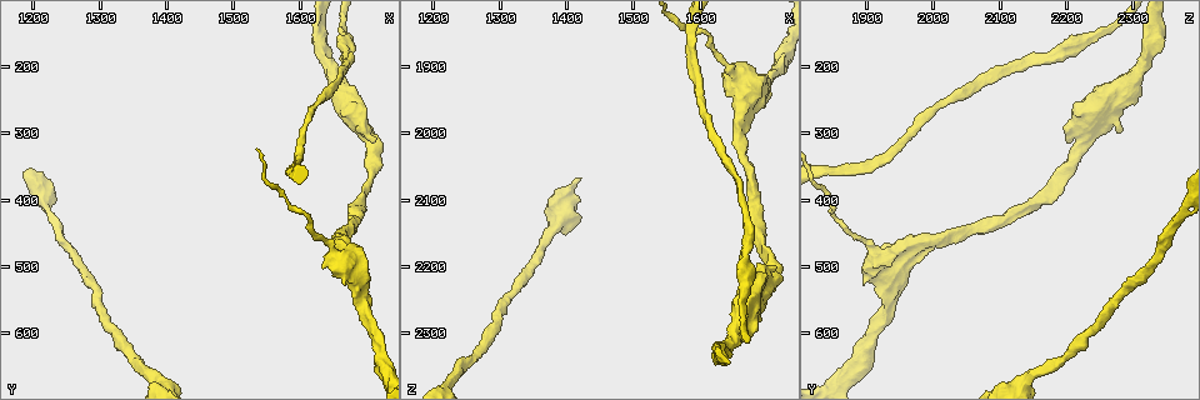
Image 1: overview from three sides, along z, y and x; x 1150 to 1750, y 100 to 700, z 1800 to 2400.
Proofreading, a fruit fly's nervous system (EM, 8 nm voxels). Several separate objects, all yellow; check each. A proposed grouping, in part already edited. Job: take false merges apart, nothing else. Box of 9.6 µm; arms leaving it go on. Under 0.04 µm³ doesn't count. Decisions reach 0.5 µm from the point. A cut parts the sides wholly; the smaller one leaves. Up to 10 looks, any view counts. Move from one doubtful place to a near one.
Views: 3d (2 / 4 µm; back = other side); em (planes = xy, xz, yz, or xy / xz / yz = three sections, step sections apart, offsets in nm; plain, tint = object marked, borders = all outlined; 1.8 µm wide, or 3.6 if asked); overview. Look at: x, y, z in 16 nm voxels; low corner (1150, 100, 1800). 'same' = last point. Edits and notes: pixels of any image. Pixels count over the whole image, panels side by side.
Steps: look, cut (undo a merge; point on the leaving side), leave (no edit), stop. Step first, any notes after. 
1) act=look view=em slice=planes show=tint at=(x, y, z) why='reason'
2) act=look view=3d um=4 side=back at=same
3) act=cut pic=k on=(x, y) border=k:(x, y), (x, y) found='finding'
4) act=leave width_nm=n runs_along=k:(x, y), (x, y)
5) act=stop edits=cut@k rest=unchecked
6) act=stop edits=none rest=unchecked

act=look view=em um=3.6 slice=planes show=tint at=(1695, 390, 2175) why='a narrow waist'

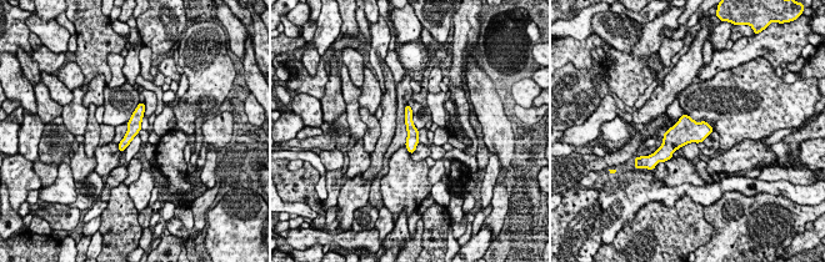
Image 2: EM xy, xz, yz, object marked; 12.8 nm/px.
act=leave runs_along=2:(141, 106), (133, 131), (121, 146) found='one neuron here'

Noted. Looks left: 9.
act=look view=em slice=yz step=4 show=tint at=(1230, 430, 2370) why='calibre changes'

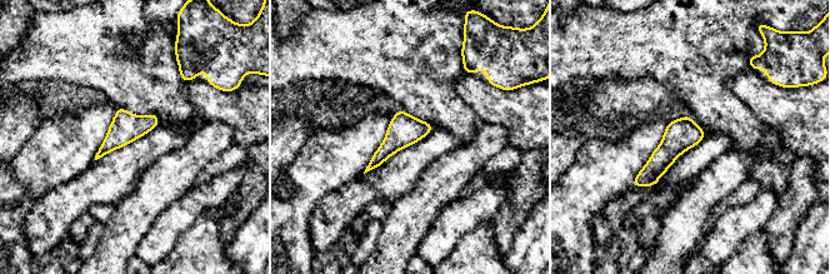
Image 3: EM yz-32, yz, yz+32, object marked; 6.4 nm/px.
act=look view=em slice=planes show=borders at=same

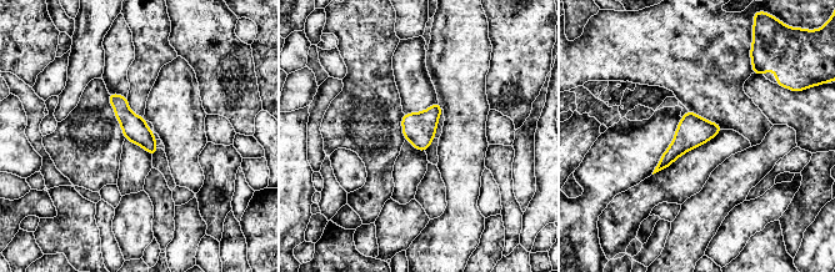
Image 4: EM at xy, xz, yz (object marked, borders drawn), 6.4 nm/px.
act=leave width_nm=160 runs_along=4:(111, 96), (151, 150) found='all the same neuron'

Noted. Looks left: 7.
act=look view=em um=3.6 slice=xz step=4 show=tint at=(1630, 180, 2315) why='narrows sharply'

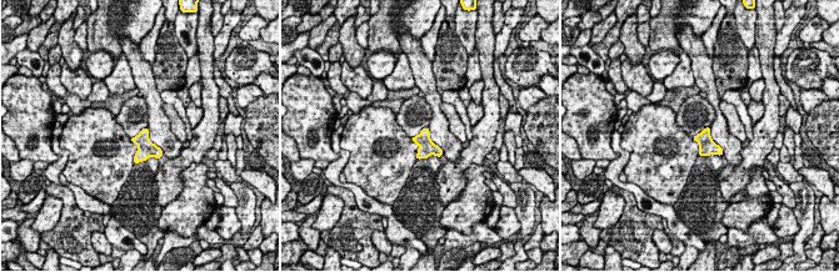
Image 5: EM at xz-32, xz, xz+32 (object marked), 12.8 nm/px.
act=look view=em um=3.6 slice=planes show=tint at=same

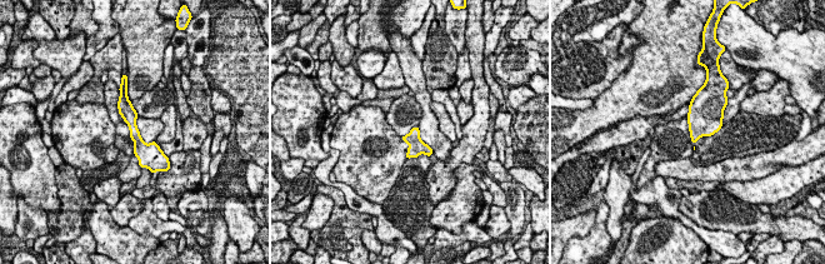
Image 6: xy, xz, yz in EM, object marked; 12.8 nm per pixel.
act=leave width_nm=140 runs_along=6:(123, 96), (144, 164) found='continuous, no second neuron'

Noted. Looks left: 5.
act=look view=3d um=4 side=back at=(1640, 465, 1900) why='sudden change in width'

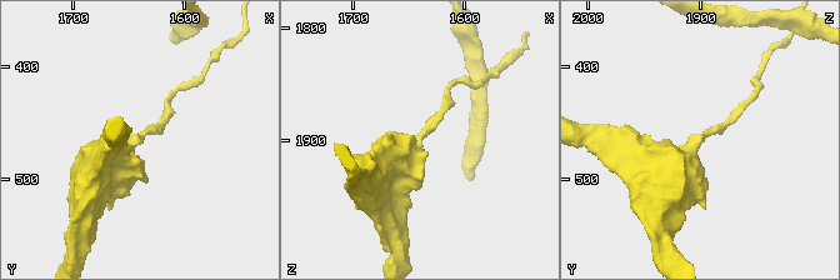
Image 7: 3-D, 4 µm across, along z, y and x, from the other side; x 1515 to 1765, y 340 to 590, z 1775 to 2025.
act=look view=em slice=planes show=plain at=(1642, 462, 1896) why='need the tissue'

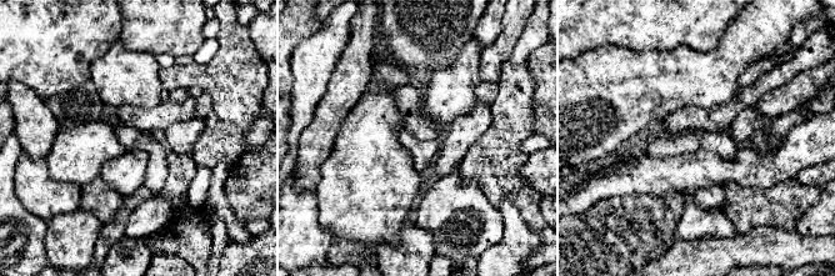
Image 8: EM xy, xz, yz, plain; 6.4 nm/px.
act=look view=em slice=planes show=tint at=same why='with the object marked'

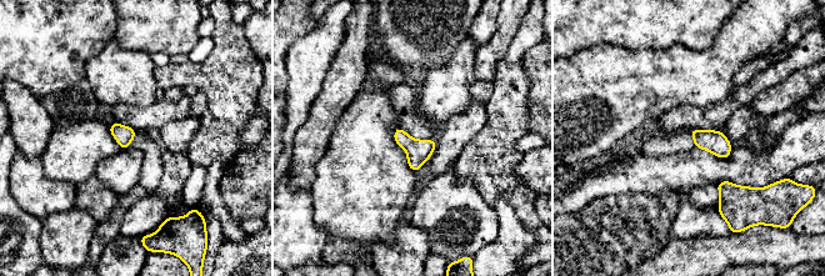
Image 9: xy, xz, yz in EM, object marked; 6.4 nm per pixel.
act=leave found='one neuron here'

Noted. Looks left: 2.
act=stop edits=none rest=unchecked

